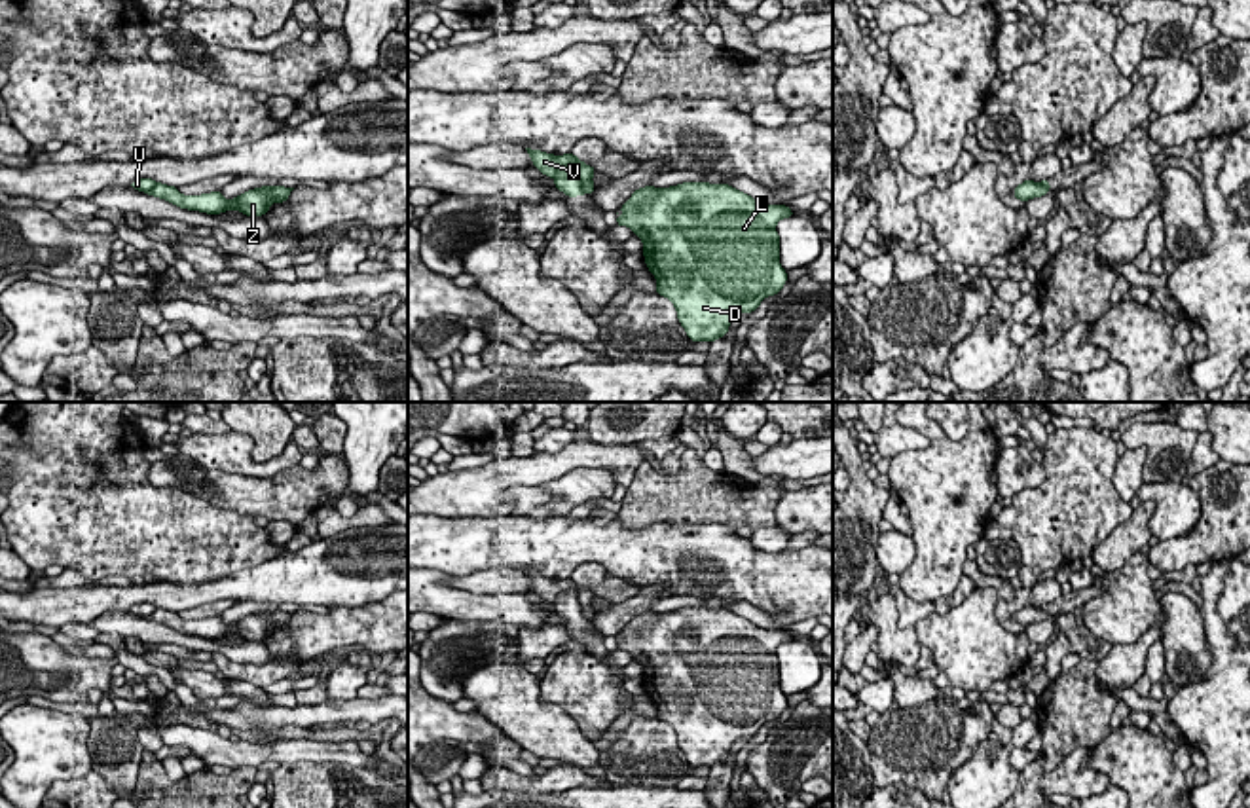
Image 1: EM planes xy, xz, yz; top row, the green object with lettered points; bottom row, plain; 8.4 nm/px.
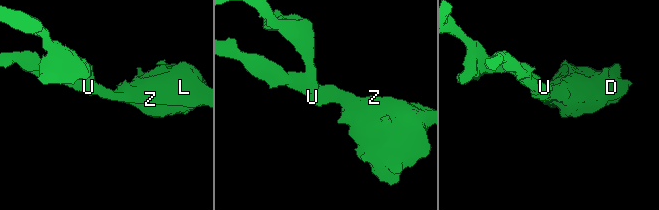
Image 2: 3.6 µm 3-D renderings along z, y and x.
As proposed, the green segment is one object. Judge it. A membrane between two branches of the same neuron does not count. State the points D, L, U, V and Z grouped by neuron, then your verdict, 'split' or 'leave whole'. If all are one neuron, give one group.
D L V Z / U; split

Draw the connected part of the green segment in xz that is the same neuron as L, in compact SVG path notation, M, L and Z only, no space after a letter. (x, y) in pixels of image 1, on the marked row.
M645 186L616 212L643 241L656 294L677 309L690 341L725 338L738 313L755 311L787 283L776 224L795 212L728 186Z

